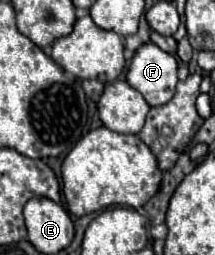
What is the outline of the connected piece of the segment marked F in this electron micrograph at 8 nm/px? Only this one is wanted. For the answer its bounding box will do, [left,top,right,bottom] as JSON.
[126,43,178,107]

